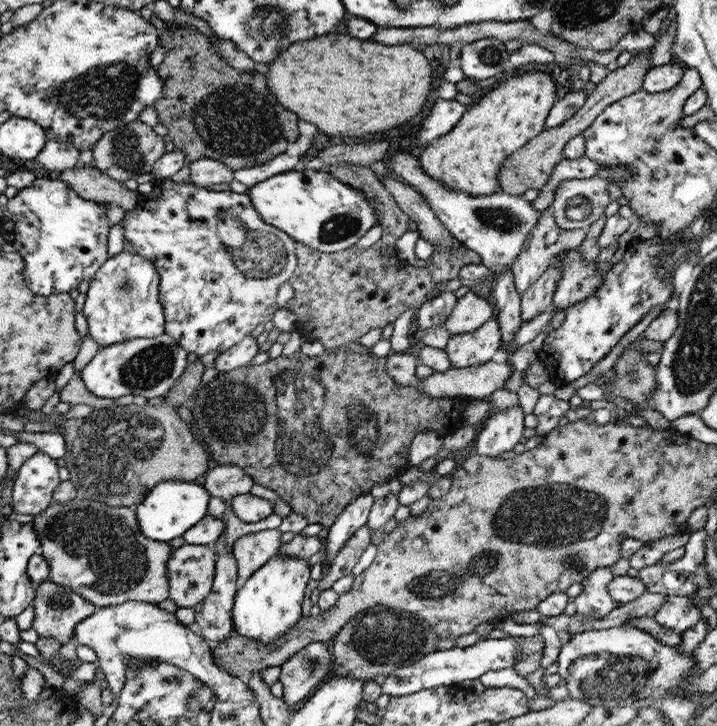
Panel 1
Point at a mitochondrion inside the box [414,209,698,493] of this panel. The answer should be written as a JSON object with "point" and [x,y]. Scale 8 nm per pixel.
{"point":[629,370]}

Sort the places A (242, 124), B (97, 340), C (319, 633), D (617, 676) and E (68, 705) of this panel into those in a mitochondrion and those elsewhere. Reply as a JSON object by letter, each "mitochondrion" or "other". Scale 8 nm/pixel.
{"A":"mitochondrion","B":"other","C":"other","D":"mitochondrion","E":"other"}

